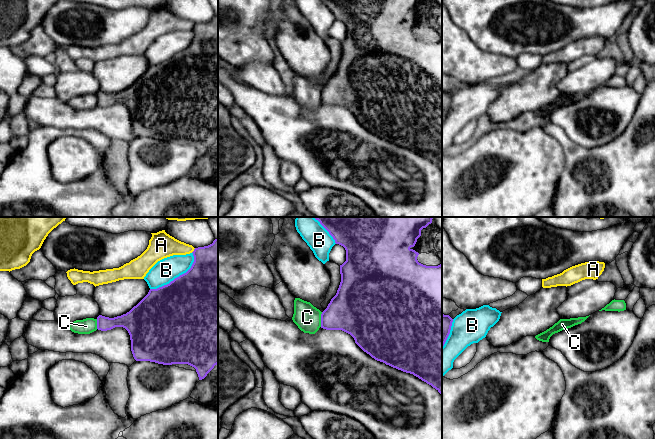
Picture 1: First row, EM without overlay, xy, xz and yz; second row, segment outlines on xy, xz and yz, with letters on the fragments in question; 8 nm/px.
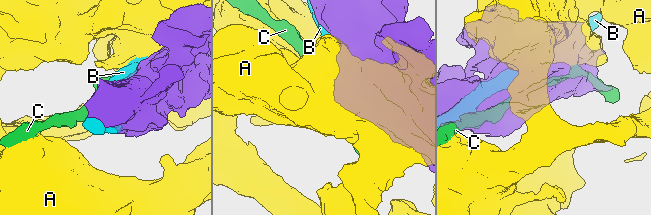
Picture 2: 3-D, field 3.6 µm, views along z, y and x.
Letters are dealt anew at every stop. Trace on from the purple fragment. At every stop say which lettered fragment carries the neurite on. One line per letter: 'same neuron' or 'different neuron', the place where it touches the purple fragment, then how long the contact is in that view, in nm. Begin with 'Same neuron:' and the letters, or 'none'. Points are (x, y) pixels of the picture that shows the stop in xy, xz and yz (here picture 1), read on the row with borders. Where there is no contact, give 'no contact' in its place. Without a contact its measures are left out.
Same neuron: none
A: different neuron; meets purple in xy at (194, 250); contact 50 nm long
B: different neuron; meets purple in xy at (177, 277); contact 460 nm long
C: different neuron; meets purple in xz at (321, 319); contact 120 nm long

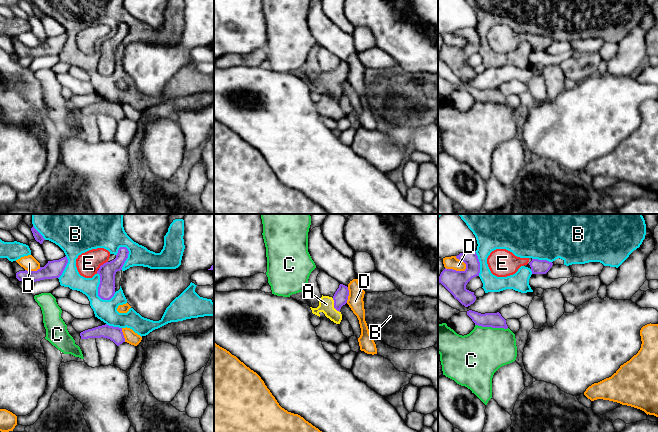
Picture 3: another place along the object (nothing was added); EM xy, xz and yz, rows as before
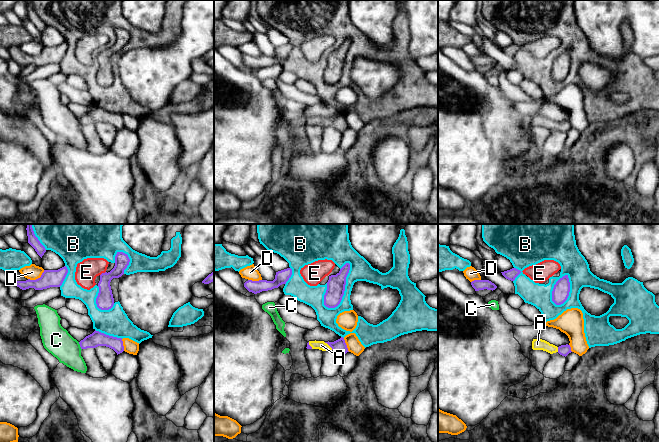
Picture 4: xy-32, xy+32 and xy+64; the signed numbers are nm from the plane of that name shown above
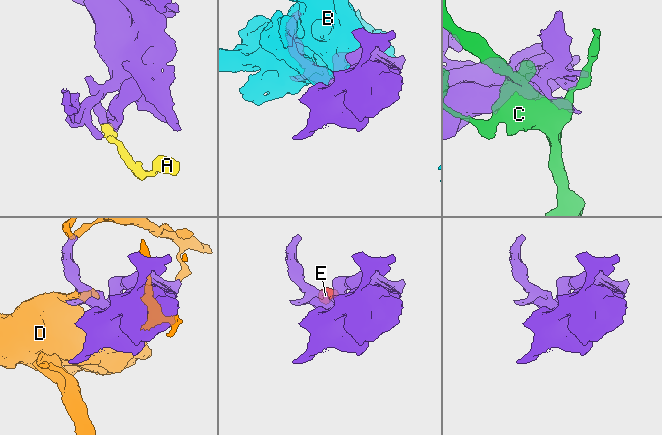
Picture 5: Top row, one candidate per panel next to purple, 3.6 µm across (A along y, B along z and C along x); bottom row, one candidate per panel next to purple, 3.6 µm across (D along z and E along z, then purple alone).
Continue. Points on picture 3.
Same neuron: A, E
A: same neuron; meets purple in xz at (334, 305); contact 130 nm long
B: different neuron; meets purple in xy at (98, 289); contact 260 nm long
C: different neuron; meets purple in yz at (491, 326); contact 260 nm long
D: different neuron; meets purple in yz at (457, 271); contact 180 nm long
E: same neuron; meets purple in xy at (103, 264); contact 100 nm long

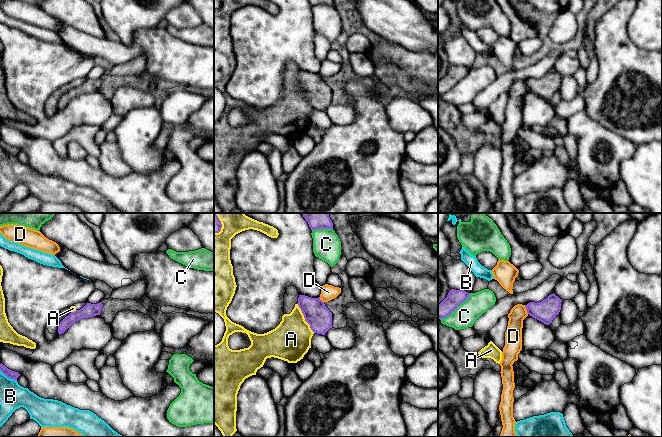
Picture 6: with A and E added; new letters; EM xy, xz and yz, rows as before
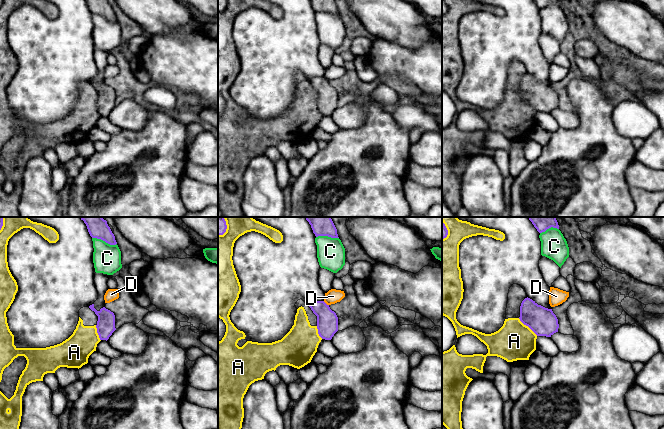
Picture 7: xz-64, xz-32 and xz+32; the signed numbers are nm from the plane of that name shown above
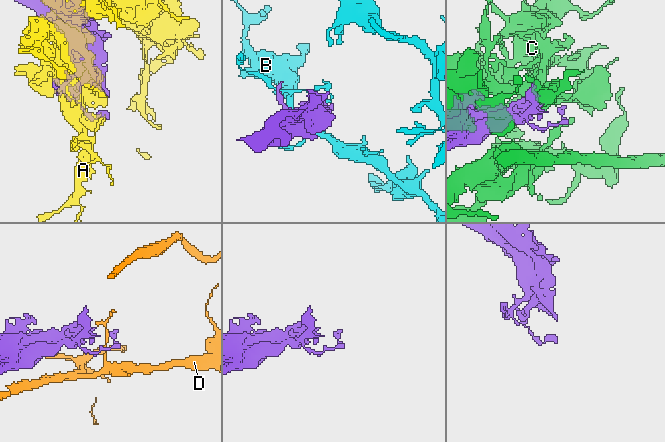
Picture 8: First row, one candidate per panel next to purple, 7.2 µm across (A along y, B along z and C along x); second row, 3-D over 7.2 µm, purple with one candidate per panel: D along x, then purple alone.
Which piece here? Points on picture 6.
Same neuron: none
A: different neuron; meets purple in xz at (304, 317); contact 280 nm long
B: different neuron; meets purple in xy at (8, 377); contact 160 nm long
C: different neuron; meets purple in yz at (456, 307); contact 340 nm long
D: different neuron; meets purple in yz at (526, 309); contact 80 nm long

